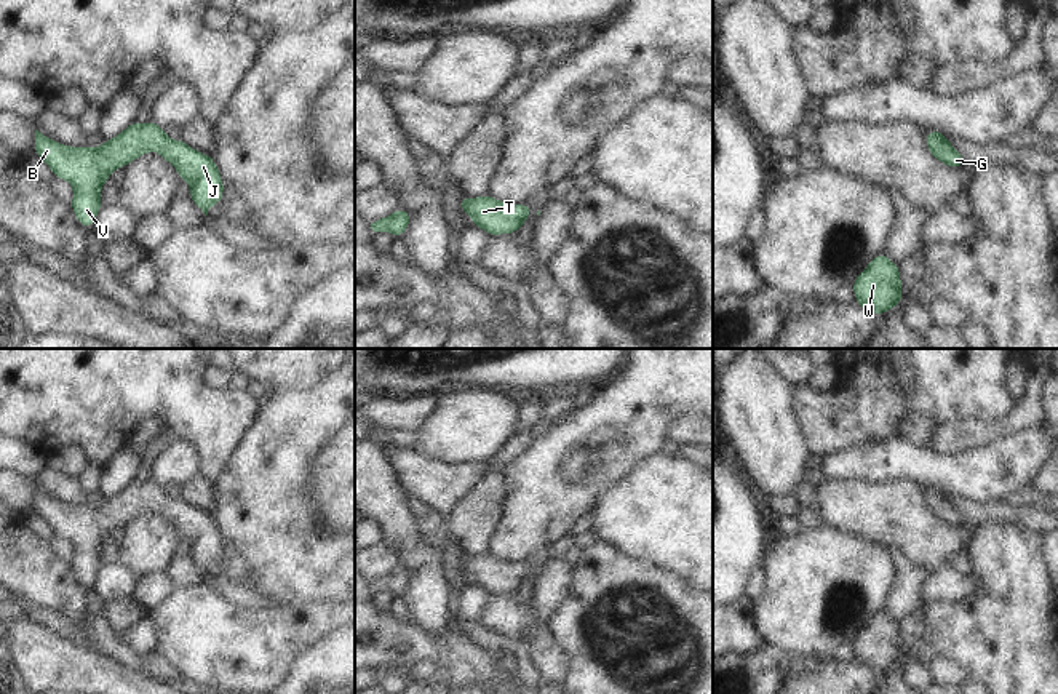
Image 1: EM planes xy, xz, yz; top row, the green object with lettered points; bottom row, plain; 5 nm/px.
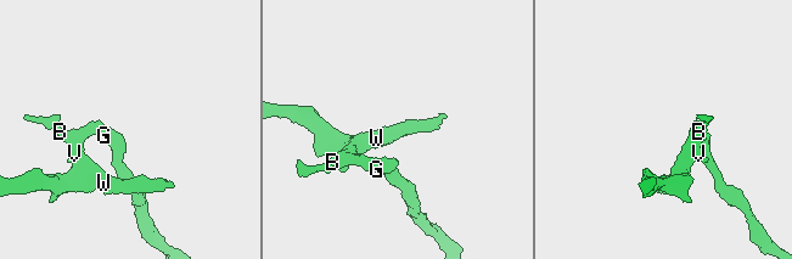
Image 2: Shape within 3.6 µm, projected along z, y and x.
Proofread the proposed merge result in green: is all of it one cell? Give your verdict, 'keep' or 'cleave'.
keep

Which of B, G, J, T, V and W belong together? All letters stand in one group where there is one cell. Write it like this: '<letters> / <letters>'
B G J T V W

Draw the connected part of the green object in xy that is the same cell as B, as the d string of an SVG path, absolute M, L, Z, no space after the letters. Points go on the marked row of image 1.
M133 122L97 149L86 144L78 149L67 147L35 130L35 154L56 177L72 184L75 193L70 206L86 229L93 227L102 208L99 193L109 174L153 149L176 166L181 181L190 182L189 195L206 216L214 203L222 203L224 182L213 157L197 152L182 139L169 139L155 122Z

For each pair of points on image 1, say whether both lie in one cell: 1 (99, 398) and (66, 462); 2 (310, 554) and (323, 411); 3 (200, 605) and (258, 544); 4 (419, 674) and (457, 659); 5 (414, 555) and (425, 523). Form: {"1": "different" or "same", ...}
{"1": "different", "2": "same", "3": "different", "4": "different", "5": "different"}

